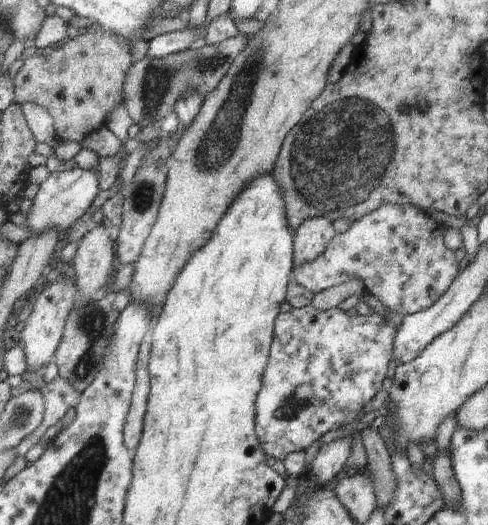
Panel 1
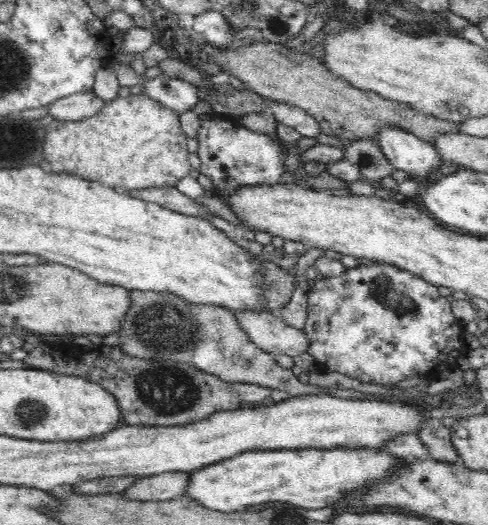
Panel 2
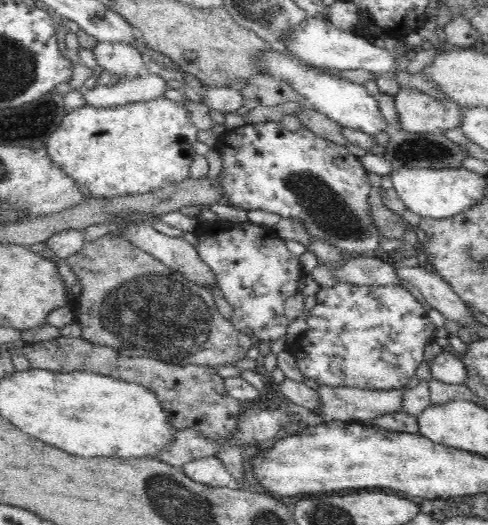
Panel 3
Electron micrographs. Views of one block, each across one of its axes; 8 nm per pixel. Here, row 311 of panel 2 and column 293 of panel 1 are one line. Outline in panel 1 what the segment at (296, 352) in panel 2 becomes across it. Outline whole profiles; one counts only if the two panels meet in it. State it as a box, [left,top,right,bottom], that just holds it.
[293,218,336,268]

